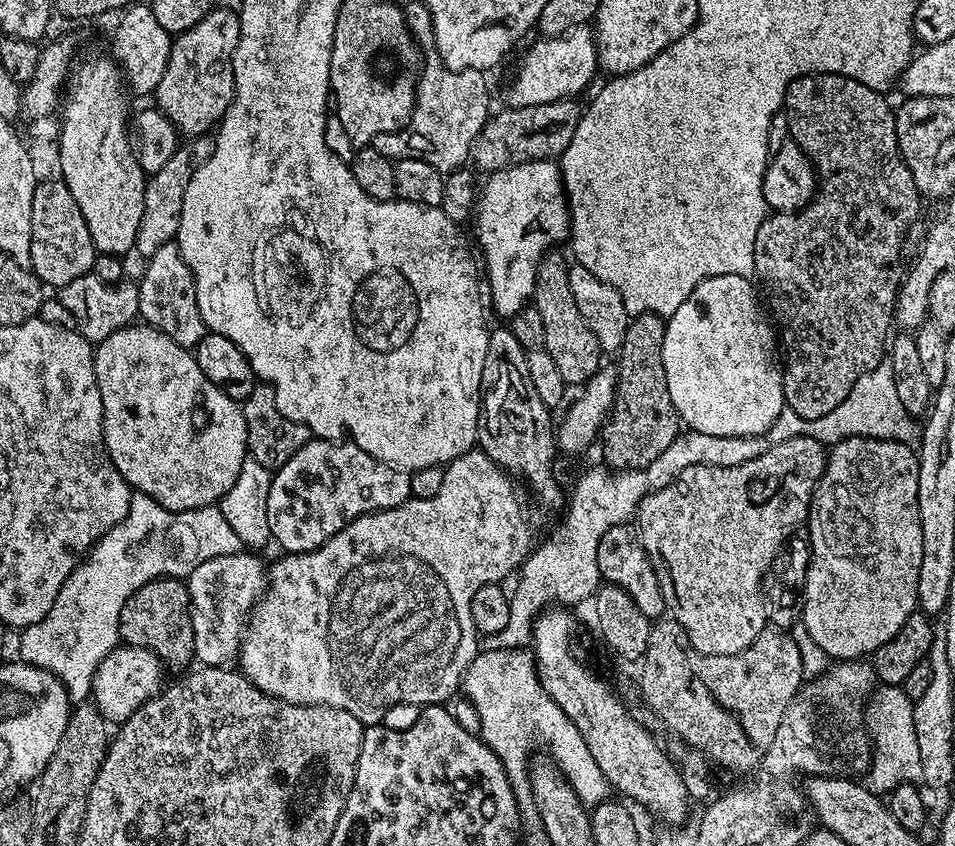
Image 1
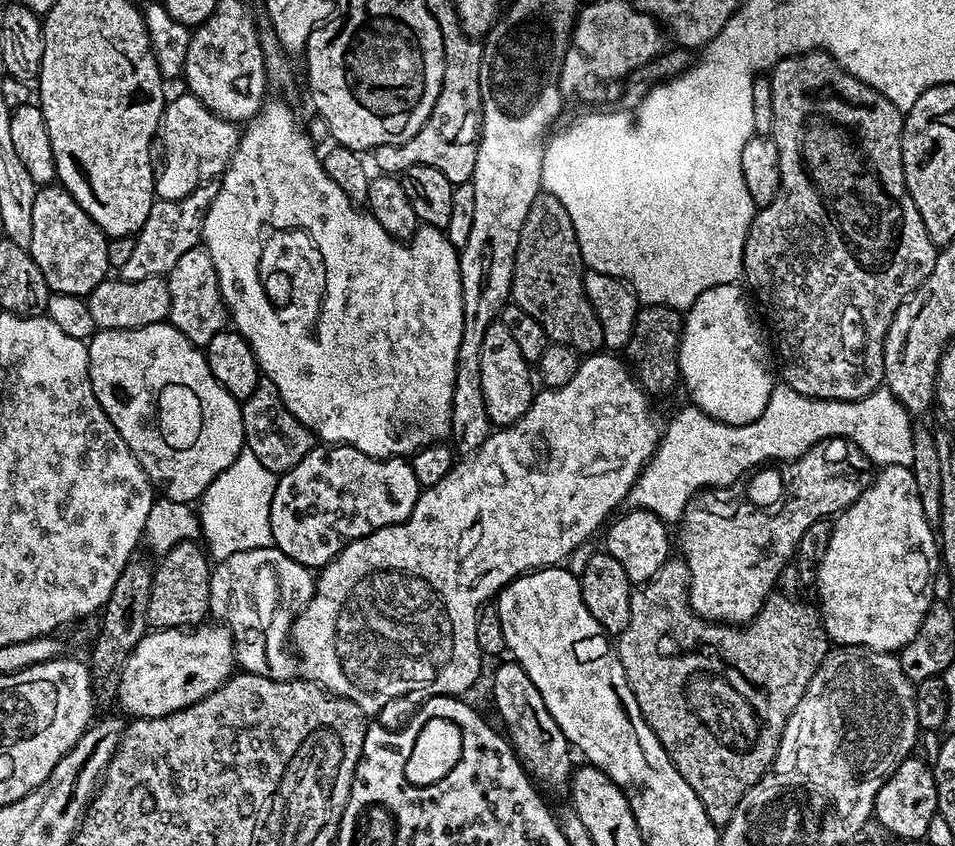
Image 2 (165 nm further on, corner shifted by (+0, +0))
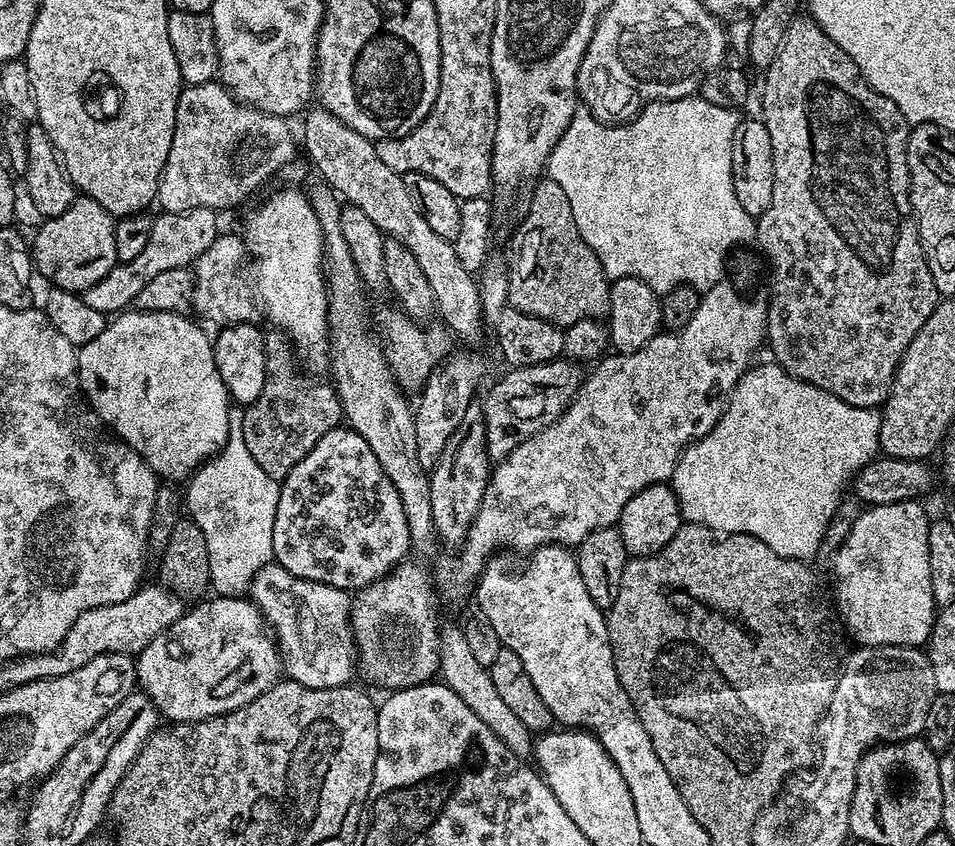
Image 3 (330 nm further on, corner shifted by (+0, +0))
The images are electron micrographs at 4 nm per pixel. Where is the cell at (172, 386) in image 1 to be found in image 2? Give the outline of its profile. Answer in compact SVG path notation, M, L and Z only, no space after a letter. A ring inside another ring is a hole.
M167 322L134 330L100 330L87 345L94 394L114 430L122 434L122 442L138 458L153 489L163 499L179 504L199 501L210 482L246 448L240 404L216 381L207 355Z

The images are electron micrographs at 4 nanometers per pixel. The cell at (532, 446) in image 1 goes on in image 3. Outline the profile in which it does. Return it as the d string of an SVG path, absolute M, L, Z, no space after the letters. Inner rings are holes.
M323 110L309 111L303 117L304 120L304 144L302 140L302 148L308 151L310 159L316 163L319 179L322 179L339 194L349 205L360 207L383 232L385 237L402 242L410 250L410 254L414 254L414 258L418 258L418 266L422 266L422 274L426 274L426 282L430 282L430 290L434 294L434 308L446 325L449 333L453 337L461 336L464 340L476 340L480 336L480 331L484 328L486 317L482 310L480 302L480 287L477 277L470 271L462 267L462 261L458 259L456 246L453 241L446 238L438 238L438 234L434 234L434 230L430 230L426 218L420 213L420 207L414 202L414 198L410 194L410 190L406 190L406 182L401 173L390 170L390 166L386 166L386 162L382 162L382 158L378 158L376 153L376 145L371 140L367 140L362 134L358 134L358 130L354 130L350 126L346 126L346 122L342 122L338 118L334 118L328 112Z

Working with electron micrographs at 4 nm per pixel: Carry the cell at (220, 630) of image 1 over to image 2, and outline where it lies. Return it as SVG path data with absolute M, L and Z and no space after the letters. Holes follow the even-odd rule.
M273 546L258 550L242 550L242 554L230 554L230 558L219 561L212 568L208 610L211 619L227 628L231 634L236 662L243 671L271 680L295 680L298 676L298 660L290 647L292 621L301 608L308 605L315 590L316 581L310 569L294 562L294 558L282 554L280 548Z

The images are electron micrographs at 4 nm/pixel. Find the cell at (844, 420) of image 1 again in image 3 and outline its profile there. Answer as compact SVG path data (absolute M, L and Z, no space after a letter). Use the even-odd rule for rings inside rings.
M769 362L769 364L760 364L757 363L755 367L751 370L745 372L744 376L736 383L734 390L728 396L728 404L724 408L724 413L722 418L718 418L718 422L714 426L714 430L710 430L705 434L702 439L695 441L688 445L685 448L684 453L680 455L680 461L676 463L676 469L672 475L670 481L670 487L674 490L674 494L678 498L680 503L680 514L681 517L689 524L701 524L707 528L713 528L718 534L731 534L734 532L741 532L742 534L750 534L754 538L758 538L762 542L766 542L766 546L770 546L770 550L774 550L774 554L782 554L786 558L791 560L803 560L805 562L811 561L816 555L816 551L819 548L819 543L822 542L823 536L826 534L828 523L831 520L831 516L836 513L836 503L845 495L844 492L844 483L851 481L855 477L856 473L860 471L864 465L869 464L871 460L877 459L878 453L880 452L880 412L874 408L859 408L858 406L850 406L846 402L839 400L834 394L830 394L826 390L822 390L818 386L813 384L807 384L802 382L798 377L791 376L781 364L775 362Z

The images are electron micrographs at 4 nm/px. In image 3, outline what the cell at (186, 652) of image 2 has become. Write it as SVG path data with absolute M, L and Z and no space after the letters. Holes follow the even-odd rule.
M213 595L212 600L208 599L201 599L197 608L189 607L178 622L174 622L174 626L158 634L158 638L154 638L154 642L150 642L150 646L143 648L135 657L139 691L151 698L157 713L168 719L165 721L191 722L225 716L228 712L245 708L281 679L279 647L251 599L217 595Z

